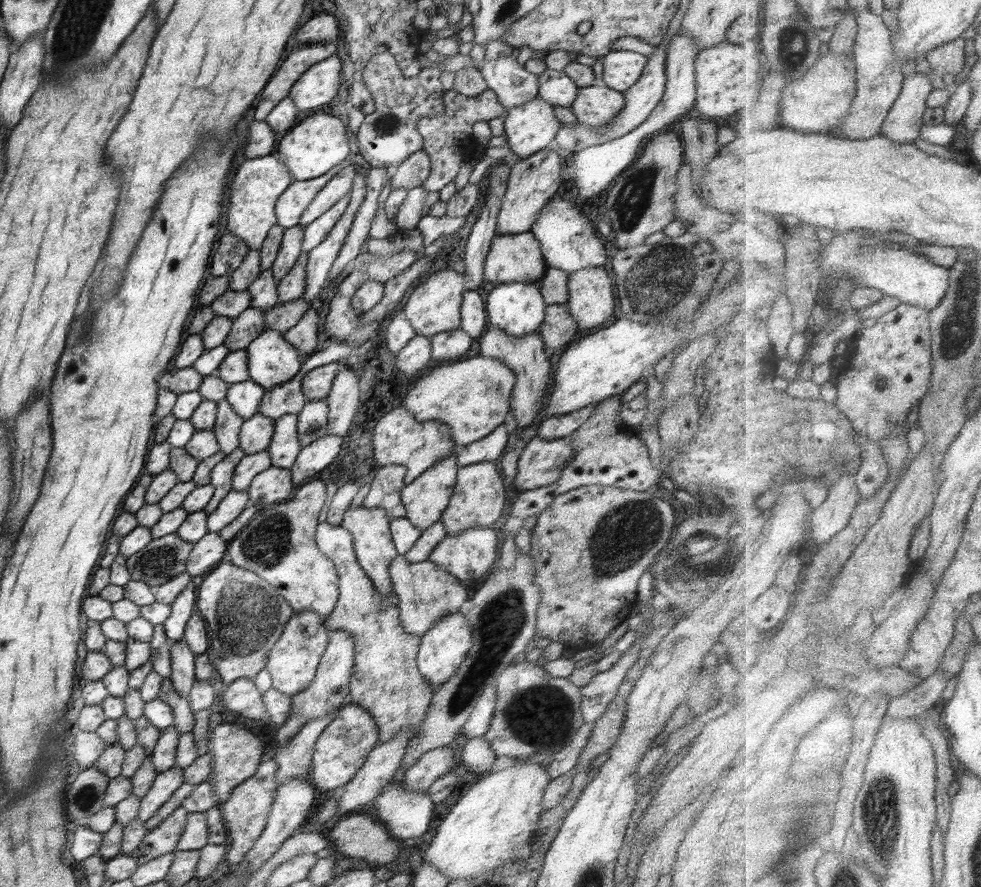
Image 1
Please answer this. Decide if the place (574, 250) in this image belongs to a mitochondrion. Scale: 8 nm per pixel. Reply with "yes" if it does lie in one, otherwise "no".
no

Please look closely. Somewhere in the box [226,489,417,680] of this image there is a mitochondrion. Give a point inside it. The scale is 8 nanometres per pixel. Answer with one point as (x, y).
(266, 543)

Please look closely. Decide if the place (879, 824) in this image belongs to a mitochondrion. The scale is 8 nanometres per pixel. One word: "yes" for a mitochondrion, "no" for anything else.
yes

